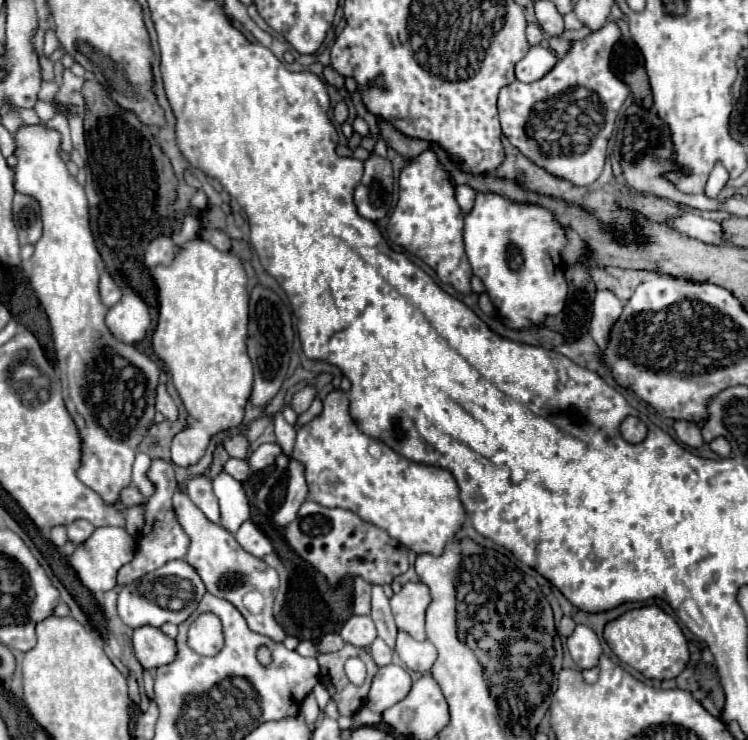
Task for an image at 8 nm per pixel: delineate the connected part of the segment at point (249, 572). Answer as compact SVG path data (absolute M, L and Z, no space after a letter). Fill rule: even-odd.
M175 492L173 496L173 508L177 514L179 524L183 526L183 530L187 532L191 544L189 544L189 552L185 556L185 560L197 568L201 580L207 586L207 592L211 592L213 596L225 598L227 602L231 602L247 620L247 626L257 632L257 634L265 634L273 640L283 640L286 638L286 632L275 622L273 618L273 598L275 598L275 590L279 588L279 576L273 568L269 568L265 562L253 558L251 554L247 554L239 542L235 540L235 536L231 532L227 532L225 528L221 528L219 524L213 524L205 518L205 514L189 500L189 496L185 492ZM247 592L257 592L257 600L261 602L257 606L257 610L247 608L245 604L245 596Z

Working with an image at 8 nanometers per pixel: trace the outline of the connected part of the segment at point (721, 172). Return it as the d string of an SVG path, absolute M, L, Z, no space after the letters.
M717 164L717 166L713 168L713 172L711 172L709 180L707 180L705 194L707 194L709 198L717 198L717 196L719 196L719 192L723 190L723 186L727 184L727 180L729 180L727 170L725 170L721 164Z

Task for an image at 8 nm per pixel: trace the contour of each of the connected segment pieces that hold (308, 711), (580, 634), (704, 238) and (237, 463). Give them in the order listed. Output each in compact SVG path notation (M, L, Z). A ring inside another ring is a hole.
M309 694L309 696L303 700L303 704L301 704L301 714L305 716L307 724L313 724L313 722L317 720L317 716L319 716L319 706L317 706L317 700L313 698L313 694Z
M577 626L575 632L567 638L567 648L569 648L569 654L573 658L573 662L581 668L581 670L587 670L587 668L595 668L603 650L601 650L601 644L599 644L599 638L597 634L587 628L587 626Z
M687 212L671 222L681 234L687 234L689 238L695 238L695 240L701 240L701 242L713 244L713 246L727 244L725 238L721 238L721 224L707 220L695 212Z
M229 458L227 464L225 464L225 472L231 474L235 480L243 482L249 478L251 474L251 468L249 468L249 462L247 460L237 460L237 458Z

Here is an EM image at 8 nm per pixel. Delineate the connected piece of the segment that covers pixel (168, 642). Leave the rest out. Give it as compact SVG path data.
M153 626L137 628L133 632L133 646L137 660L145 670L165 666L177 656L177 642Z

